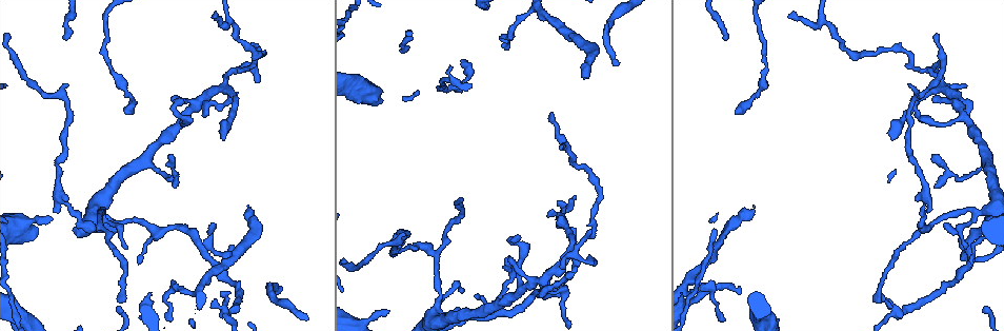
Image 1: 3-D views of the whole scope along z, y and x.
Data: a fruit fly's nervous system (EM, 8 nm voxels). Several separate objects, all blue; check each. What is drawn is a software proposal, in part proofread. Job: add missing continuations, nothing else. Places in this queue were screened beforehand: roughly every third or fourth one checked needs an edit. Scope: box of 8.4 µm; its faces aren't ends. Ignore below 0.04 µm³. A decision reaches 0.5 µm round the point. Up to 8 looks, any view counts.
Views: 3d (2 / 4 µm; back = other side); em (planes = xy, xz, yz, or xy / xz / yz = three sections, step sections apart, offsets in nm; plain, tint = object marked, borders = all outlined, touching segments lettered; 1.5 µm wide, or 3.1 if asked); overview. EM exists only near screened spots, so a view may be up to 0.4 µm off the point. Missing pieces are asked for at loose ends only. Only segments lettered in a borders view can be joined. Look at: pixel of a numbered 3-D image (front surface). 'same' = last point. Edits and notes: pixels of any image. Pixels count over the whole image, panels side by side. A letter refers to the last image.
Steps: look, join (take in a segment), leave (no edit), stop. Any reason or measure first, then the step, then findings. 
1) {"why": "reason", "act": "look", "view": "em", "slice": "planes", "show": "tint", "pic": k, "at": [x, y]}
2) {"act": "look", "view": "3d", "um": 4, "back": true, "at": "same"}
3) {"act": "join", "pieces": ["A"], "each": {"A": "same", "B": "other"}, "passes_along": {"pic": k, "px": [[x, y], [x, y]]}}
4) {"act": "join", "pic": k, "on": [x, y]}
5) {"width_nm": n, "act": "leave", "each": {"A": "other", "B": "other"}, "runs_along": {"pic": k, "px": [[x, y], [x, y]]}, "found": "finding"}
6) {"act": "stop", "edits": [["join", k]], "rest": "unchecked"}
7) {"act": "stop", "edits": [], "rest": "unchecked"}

{"why": "free end", "act": "look", "view": "em", "slice": "yz", "step": 4, "show": "borders", "pic": 1, "at": [887, 301]}

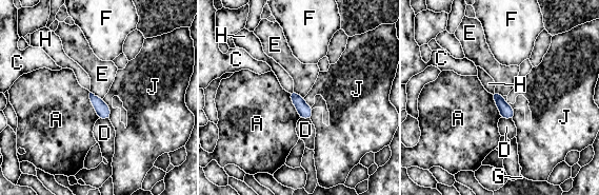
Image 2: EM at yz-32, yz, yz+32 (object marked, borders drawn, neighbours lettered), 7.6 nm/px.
{"act": "look", "view": "em", "slice": "planes", "show": "borders", "at": "same"}

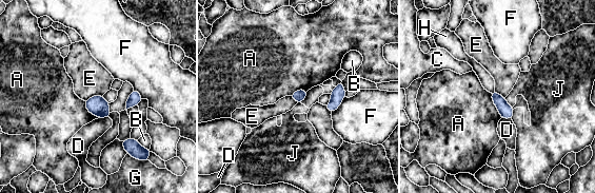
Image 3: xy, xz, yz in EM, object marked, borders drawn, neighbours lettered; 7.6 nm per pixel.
{"width_nm": 90, "act": "leave", "each": {"A": "other", "B": "other", "C": "other", "D": "other", "E": "other", "F": "other", "G": "other", "H": "other", "J": "other"}, "found": "no lettered segment goes on from it"}

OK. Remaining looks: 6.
{"why": "tapers out", "act": "look", "view": "3d", "um": 4, "pic": 1, "at": [211, 224]}

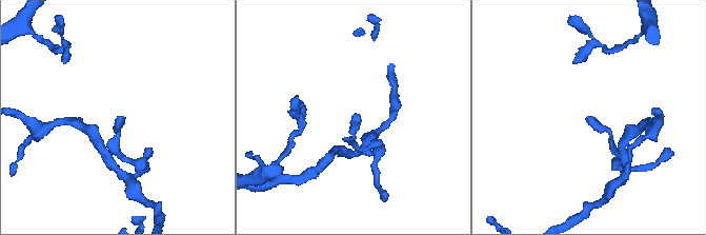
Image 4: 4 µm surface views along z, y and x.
{"act": "look", "view": "em", "slice": "yz", "step": 8, "show": "borders", "pic": 4, "at": [121, 116]}

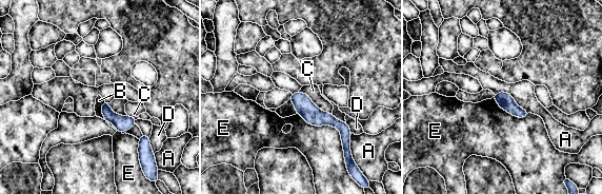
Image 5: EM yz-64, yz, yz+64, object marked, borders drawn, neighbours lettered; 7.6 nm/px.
{"act": "look", "view": "em", "slice": "xz", "step": 4, "show": "borders", "at": "same"}

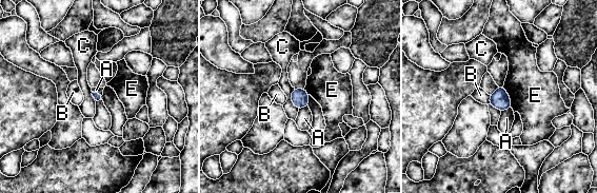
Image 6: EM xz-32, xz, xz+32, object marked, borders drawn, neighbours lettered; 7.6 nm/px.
{"act": "leave", "each": {"A": "other", "B": "other", "C": "other", "E": "other"}, "border": {"pic": 6, "px": [[93, 91], [102, 94]]}, "found": "none of them fits"}

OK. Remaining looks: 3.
{"why": "long arm stops here", "act": "look", "view": "3d", "um": 4, "back": true, "pic": 1, "at": [247, 205]}

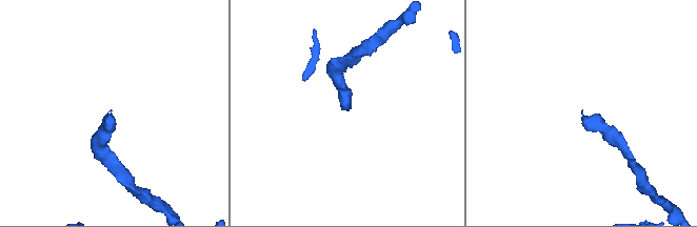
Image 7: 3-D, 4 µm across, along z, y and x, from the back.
{"act": "look", "view": "em", "slice": "planes", "show": "borders", "pic": 7, "at": [582, 112]}

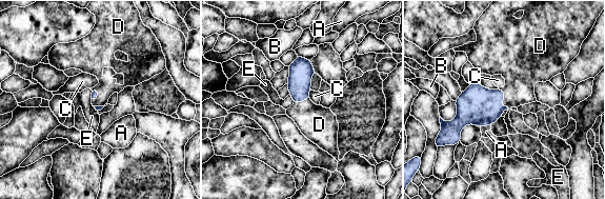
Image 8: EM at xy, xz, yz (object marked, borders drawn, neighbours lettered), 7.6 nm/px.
{"act": "join", "pieces": ["D"], "each": {"A": "other", "B": "other", "C": "other", "D": "same", "E": "other"}, "passes_along": {"pic": 8, "px": [[477, 105], [502, 100], [521, 74]]}, "found": "it goes on there"}

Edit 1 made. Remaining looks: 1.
{"act": "stop", "edits": [["join", 8]], "rest": "unchecked"}

